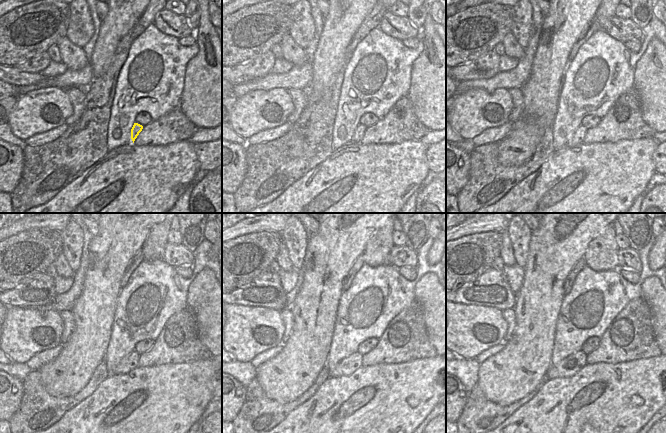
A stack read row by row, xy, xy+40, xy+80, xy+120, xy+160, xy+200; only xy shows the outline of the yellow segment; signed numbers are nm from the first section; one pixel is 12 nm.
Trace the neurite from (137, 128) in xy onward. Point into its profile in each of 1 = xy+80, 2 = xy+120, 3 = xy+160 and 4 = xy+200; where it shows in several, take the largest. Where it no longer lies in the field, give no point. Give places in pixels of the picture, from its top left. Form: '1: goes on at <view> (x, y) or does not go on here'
1: goes on at xy+80 (579, 135)
2: goes on at xy+120 (130, 361)
3: goes on at xy+160 (348, 365)
4: goes on at xy+200 (569, 366)

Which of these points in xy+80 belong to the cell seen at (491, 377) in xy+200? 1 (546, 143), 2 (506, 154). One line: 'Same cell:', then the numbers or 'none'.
Same cell: 2

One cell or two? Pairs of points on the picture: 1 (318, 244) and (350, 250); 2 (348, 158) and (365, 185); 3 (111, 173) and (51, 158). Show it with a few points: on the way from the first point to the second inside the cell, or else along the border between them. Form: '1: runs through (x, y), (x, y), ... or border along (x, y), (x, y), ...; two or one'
1: runs through (326, 247), (342, 247); one
2: runs through (354, 165), (360, 178); one
3: border along (107, 153), (70, 182); two

